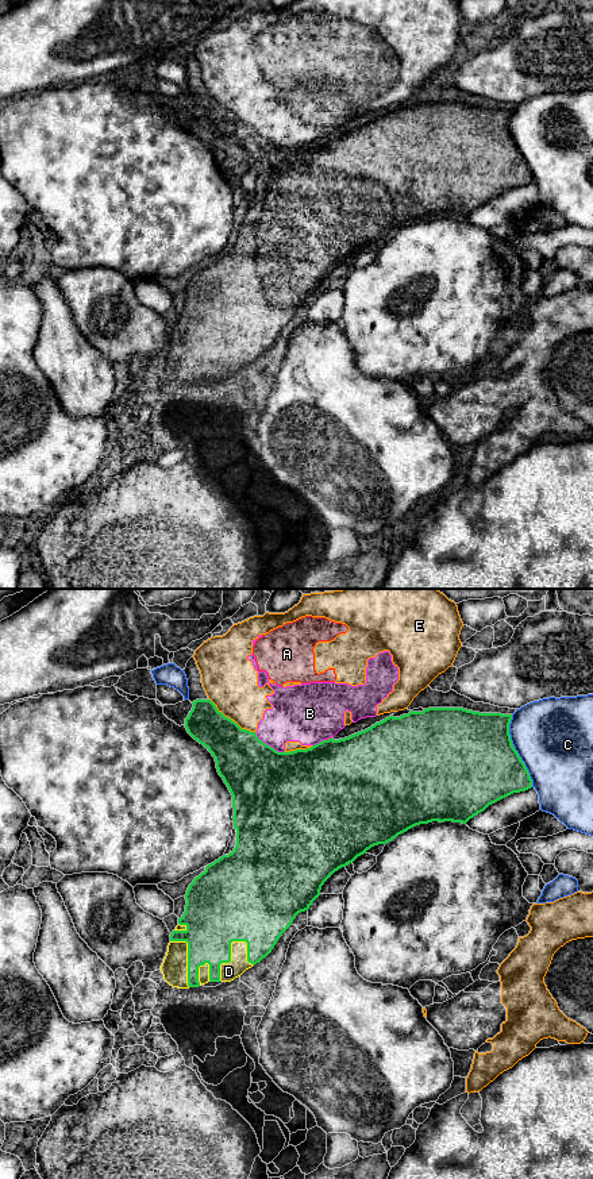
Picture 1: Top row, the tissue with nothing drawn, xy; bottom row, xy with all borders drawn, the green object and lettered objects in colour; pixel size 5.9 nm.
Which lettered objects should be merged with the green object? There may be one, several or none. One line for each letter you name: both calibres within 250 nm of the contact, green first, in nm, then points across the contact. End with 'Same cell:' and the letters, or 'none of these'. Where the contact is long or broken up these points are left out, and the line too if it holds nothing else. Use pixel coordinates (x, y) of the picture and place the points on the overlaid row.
D: calibres 340 and 110 nm
Same cell: D

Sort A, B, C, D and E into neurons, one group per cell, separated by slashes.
A B E / C / D

